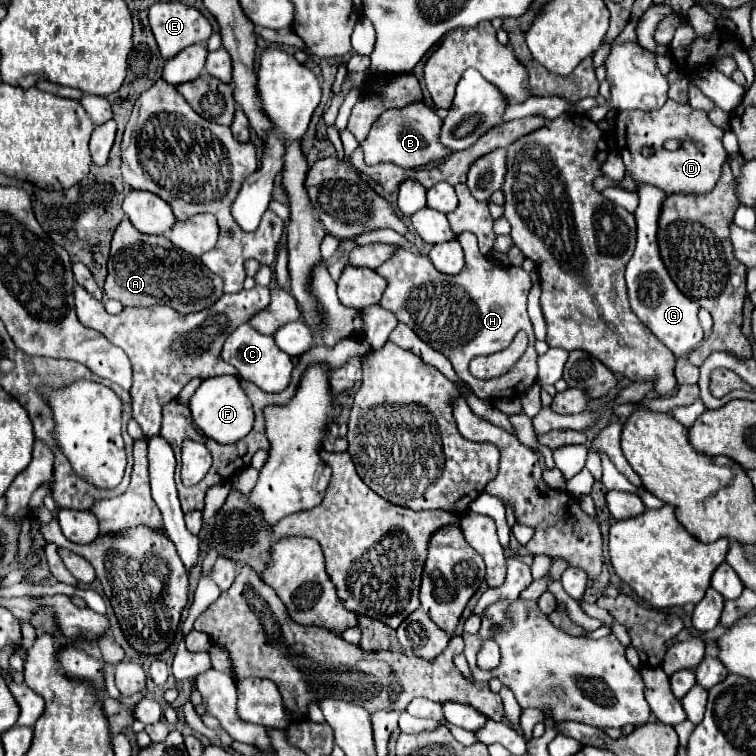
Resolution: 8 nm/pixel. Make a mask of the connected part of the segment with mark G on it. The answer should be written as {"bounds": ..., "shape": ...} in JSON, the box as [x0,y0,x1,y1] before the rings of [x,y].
{"bounds":[626,184,702,384],"shape":[[[636,184],[638,188],[638,196],[640,196],[640,206],[634,212],[636,216],[636,224],[638,224],[638,244],[636,244],[636,252],[630,258],[628,266],[626,266],[626,284],[628,284],[628,298],[630,298],[630,306],[632,310],[638,314],[638,318],[650,328],[650,332],[674,354],[675,368],[674,374],[678,384],[696,384],[698,382],[698,368],[692,366],[688,360],[684,360],[684,352],[694,350],[702,338],[702,326],[698,322],[698,310],[700,306],[696,306],[692,300],[688,300],[678,286],[672,282],[662,258],[660,258],[660,248],[658,248],[658,220],[660,220],[660,210],[664,204],[664,190],[656,188],[656,186],[648,186],[648,184]]]}

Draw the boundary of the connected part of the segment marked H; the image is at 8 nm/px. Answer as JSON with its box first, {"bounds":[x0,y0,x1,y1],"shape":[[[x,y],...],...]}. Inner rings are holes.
{"bounds":[376,232,538,398],"shape":[[[464,232],[456,240],[464,250],[466,264],[464,270],[454,276],[438,272],[428,256],[410,250],[398,250],[388,262],[384,262],[376,270],[388,282],[380,306],[390,310],[398,322],[410,326],[422,342],[444,354],[454,366],[458,378],[462,378],[478,398],[518,398],[536,382],[538,376],[538,354],[534,350],[536,338],[526,312],[526,298],[532,286],[530,276],[520,266],[496,266],[488,256],[480,254],[472,232]],[[520,330],[528,334],[528,348],[508,374],[492,380],[478,380],[468,372],[472,358],[504,350]]]}

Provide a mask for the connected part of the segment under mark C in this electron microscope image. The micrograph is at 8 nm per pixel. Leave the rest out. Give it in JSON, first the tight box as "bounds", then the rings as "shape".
{"bounds":[222,324,292,392],"shape":[[[244,324],[244,326],[238,326],[238,330],[234,330],[226,342],[224,342],[224,348],[222,348],[222,358],[232,364],[242,380],[250,380],[254,382],[258,388],[262,388],[264,392],[282,392],[288,384],[290,384],[290,378],[292,378],[292,360],[288,354],[284,354],[272,336],[264,336],[264,334],[258,334],[258,330],[254,330],[250,324]]]}

